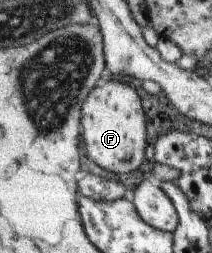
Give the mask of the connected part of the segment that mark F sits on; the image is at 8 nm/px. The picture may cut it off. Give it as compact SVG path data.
M122 79L95 86L81 108L81 135L86 157L114 174L131 173L143 164L146 152L146 117L136 88Z

